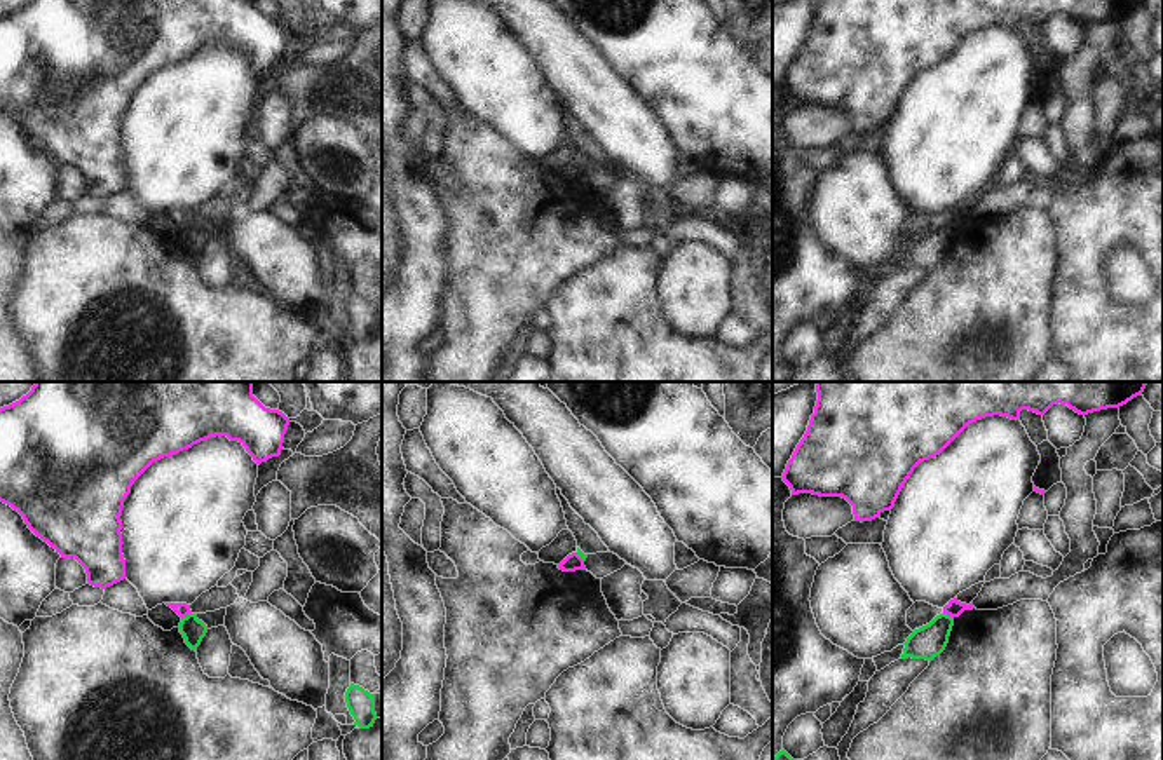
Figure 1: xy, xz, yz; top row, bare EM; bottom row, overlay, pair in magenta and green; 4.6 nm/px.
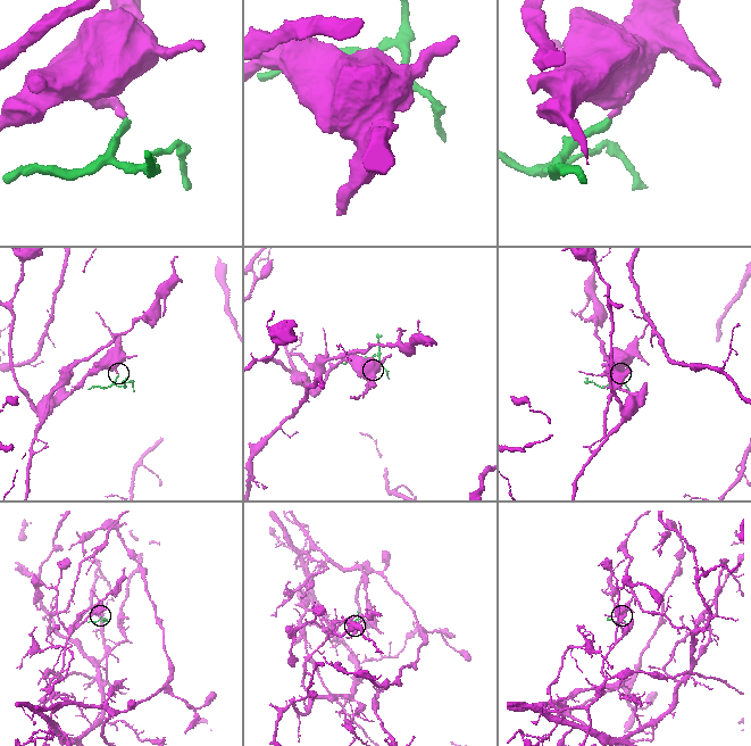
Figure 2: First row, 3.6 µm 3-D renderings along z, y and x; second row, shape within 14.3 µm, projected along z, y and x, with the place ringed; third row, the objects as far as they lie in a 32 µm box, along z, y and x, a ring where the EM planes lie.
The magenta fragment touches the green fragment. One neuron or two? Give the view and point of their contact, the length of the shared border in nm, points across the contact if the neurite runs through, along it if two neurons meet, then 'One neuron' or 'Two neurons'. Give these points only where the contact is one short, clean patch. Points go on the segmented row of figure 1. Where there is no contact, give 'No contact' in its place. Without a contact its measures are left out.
Touches magenta at xy (185, 616). Shared border 60 nm. Boundary: xy (190, 612), (182, 619). Two neurons

